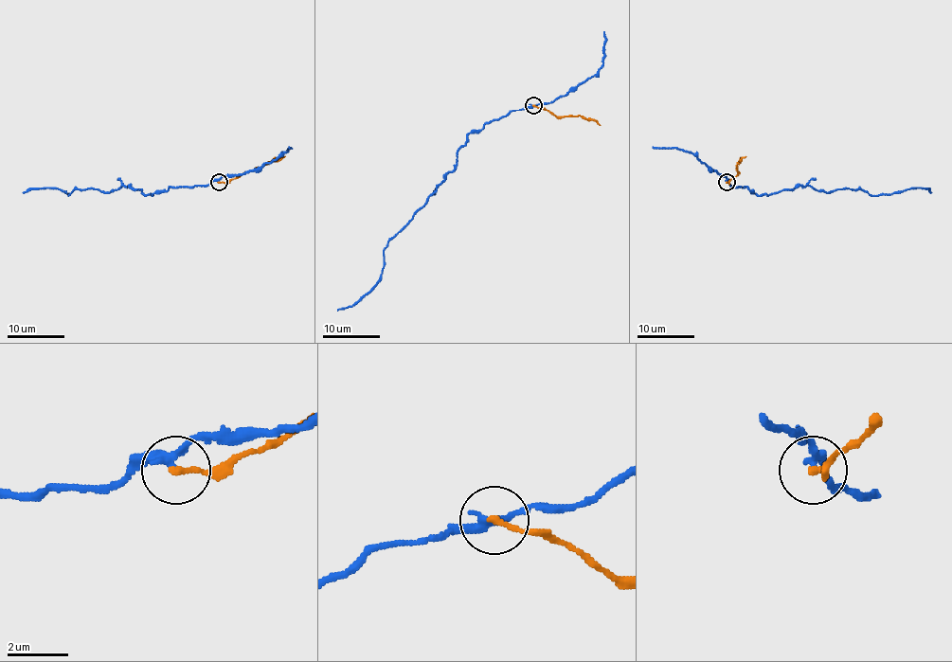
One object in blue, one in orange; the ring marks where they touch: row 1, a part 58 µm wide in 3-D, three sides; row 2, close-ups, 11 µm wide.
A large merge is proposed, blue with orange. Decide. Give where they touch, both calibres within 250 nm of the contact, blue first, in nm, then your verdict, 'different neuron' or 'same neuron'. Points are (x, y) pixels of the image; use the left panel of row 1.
at (219, 182); 240 nm thick on the blue side, 200 nm on the other; different neuron

